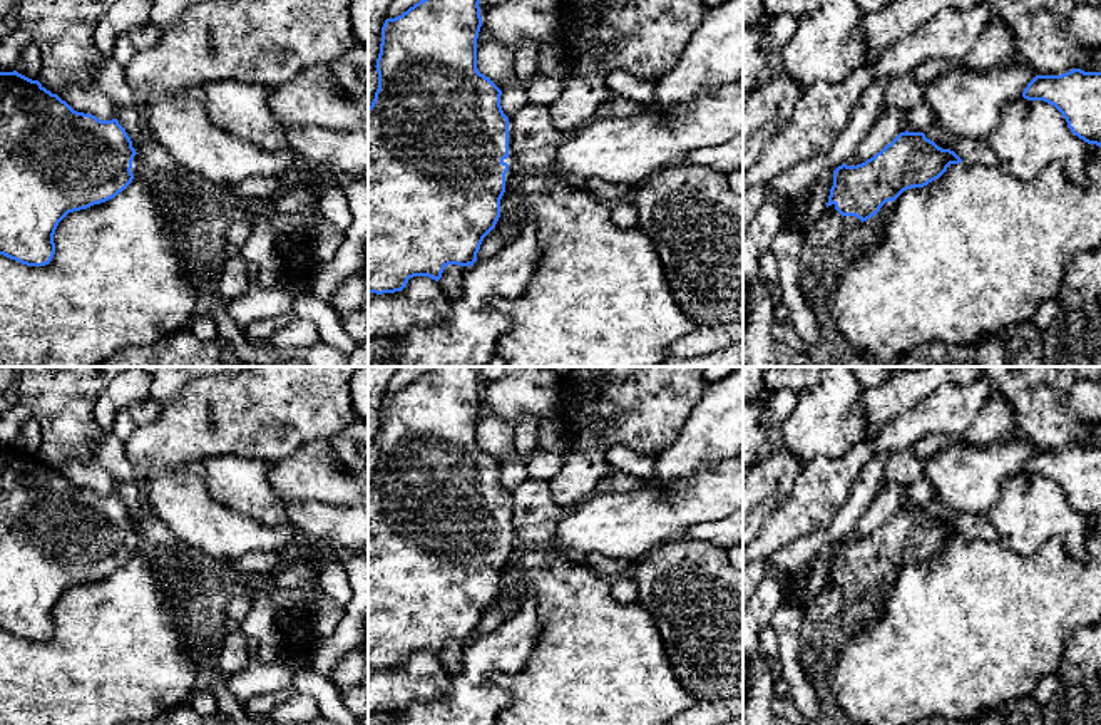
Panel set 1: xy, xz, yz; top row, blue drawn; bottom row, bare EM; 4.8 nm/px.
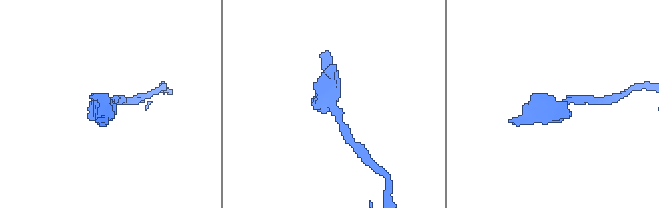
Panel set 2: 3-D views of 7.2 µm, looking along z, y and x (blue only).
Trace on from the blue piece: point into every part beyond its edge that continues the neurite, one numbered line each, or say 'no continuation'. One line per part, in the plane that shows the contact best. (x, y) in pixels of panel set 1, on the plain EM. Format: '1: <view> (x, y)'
1: xz (512, 531)

